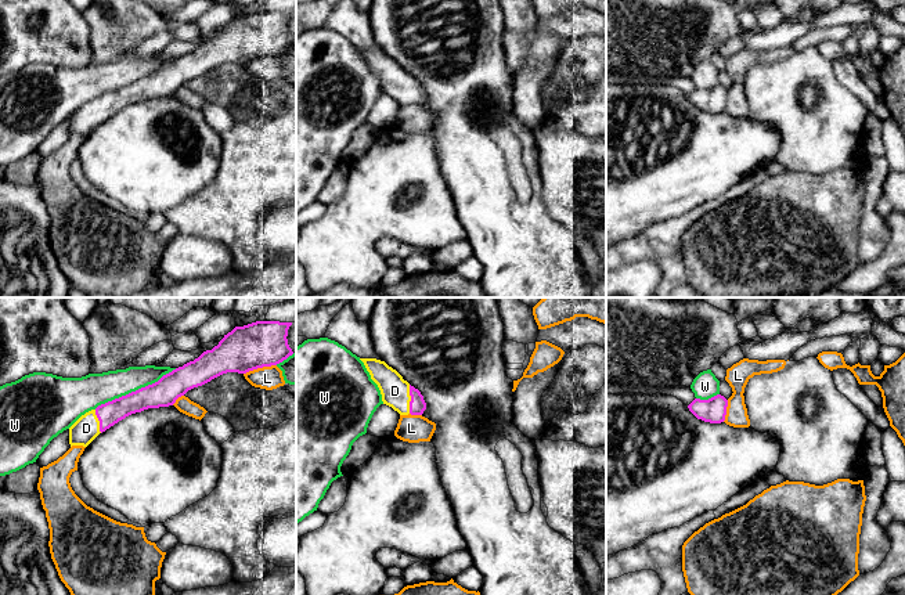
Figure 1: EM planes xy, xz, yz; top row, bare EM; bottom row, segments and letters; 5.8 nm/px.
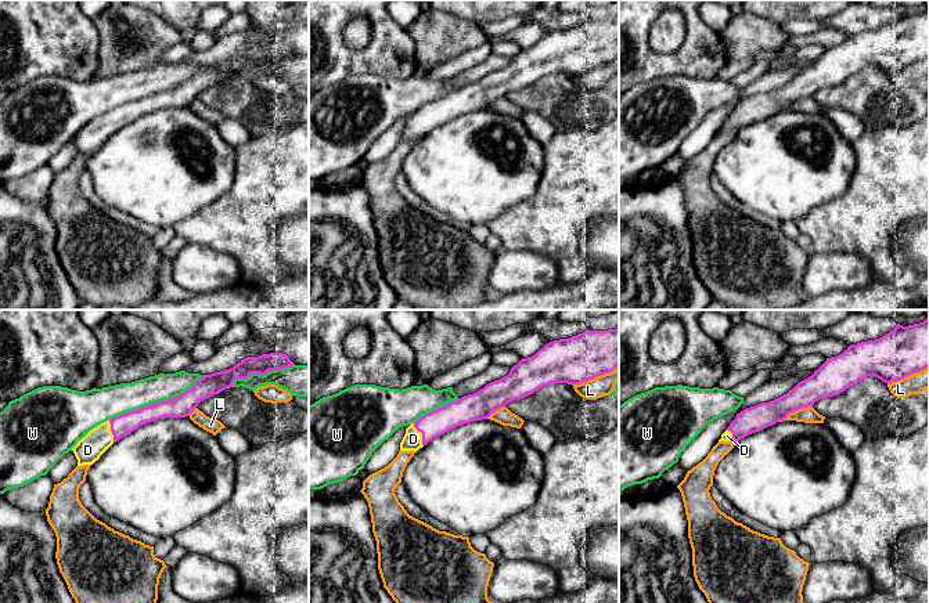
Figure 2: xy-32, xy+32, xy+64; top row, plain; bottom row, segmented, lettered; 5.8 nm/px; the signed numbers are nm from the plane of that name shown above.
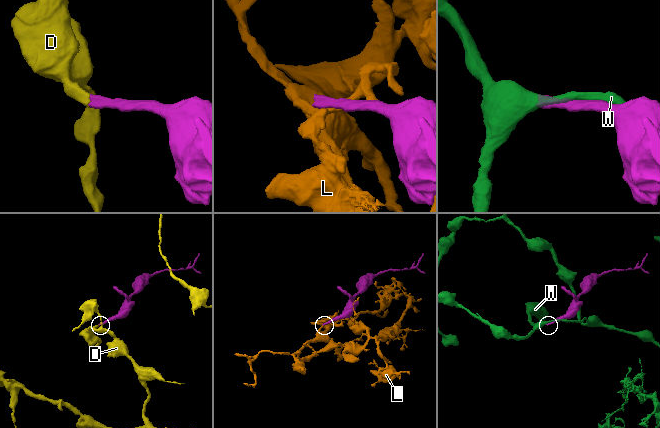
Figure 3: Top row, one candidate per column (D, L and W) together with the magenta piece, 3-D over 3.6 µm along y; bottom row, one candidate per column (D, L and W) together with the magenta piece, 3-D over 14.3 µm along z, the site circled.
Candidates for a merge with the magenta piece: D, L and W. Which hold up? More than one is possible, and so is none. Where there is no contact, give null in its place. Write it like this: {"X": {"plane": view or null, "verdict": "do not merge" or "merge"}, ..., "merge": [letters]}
{"D": {"plane": "xz", "verdict": "merge"}, "L": {"plane": "xy", "verdict": "do not merge"}, "W": {"plane": "xy", "verdict": "do not merge"}, "merge": ["D"]}

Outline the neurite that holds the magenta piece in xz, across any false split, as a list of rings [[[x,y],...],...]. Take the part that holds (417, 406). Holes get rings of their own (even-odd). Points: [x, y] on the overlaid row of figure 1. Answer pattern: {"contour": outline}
{"contour": [[[360,358],[371,379],[378,385],[383,404],[392,407],[400,415],[422,415],[426,410],[423,396],[411,386],[403,376],[376,358]]]}

